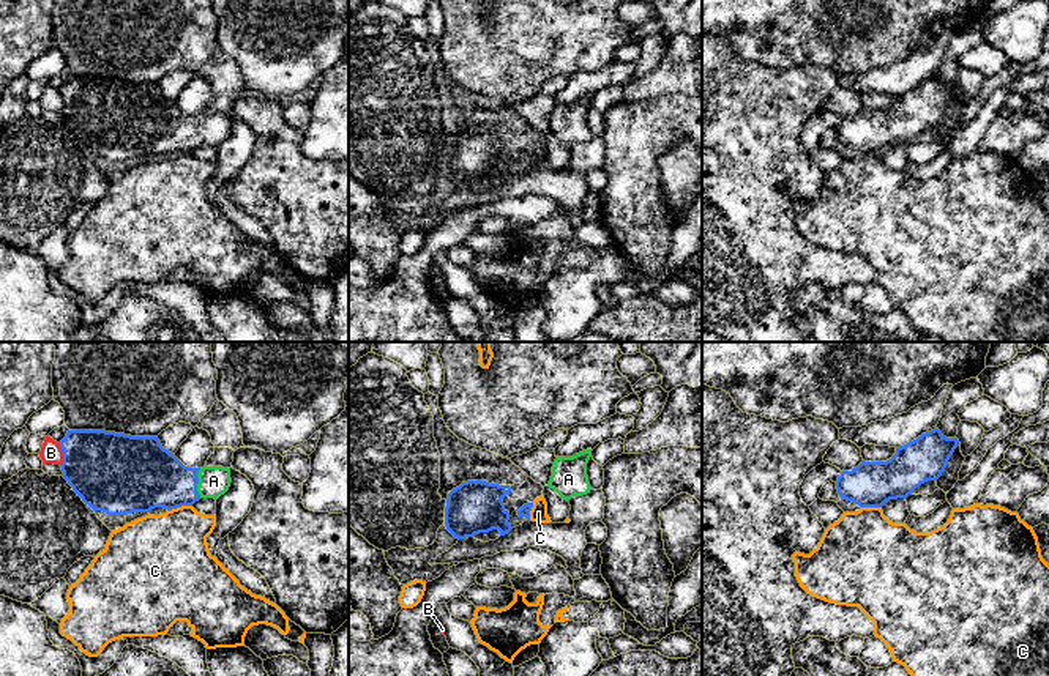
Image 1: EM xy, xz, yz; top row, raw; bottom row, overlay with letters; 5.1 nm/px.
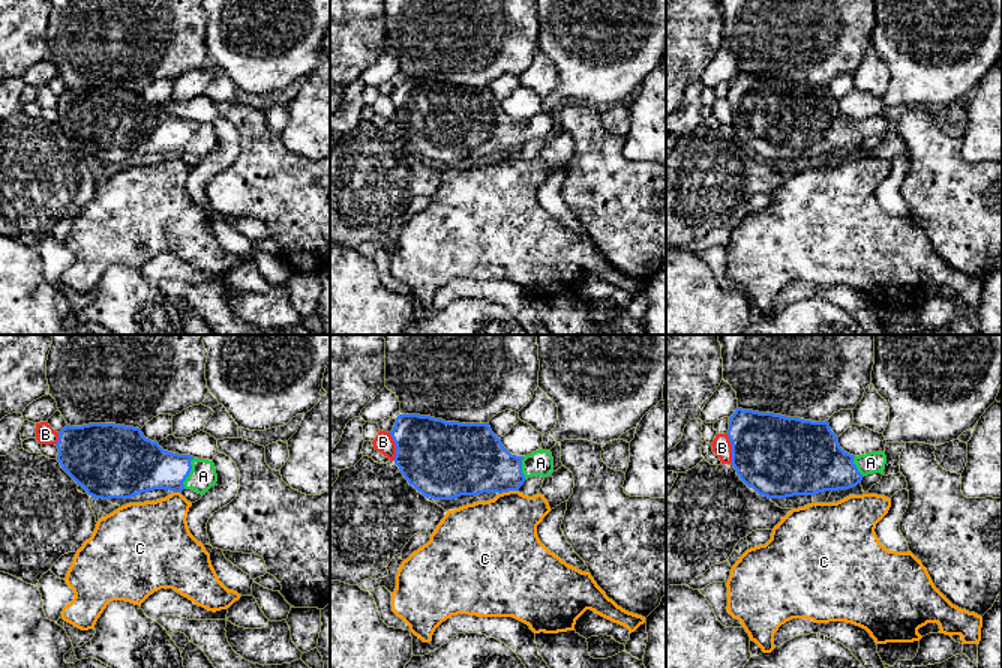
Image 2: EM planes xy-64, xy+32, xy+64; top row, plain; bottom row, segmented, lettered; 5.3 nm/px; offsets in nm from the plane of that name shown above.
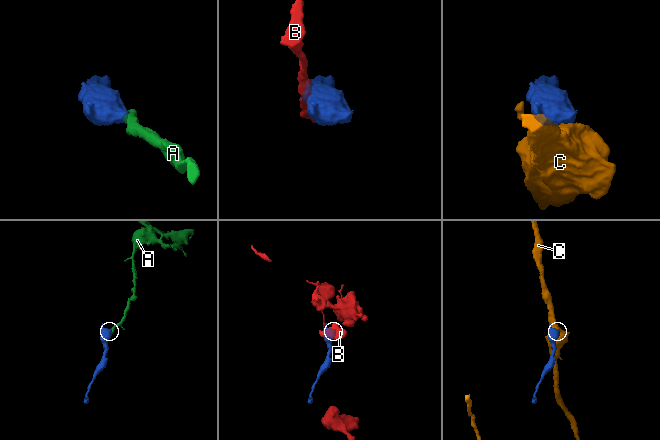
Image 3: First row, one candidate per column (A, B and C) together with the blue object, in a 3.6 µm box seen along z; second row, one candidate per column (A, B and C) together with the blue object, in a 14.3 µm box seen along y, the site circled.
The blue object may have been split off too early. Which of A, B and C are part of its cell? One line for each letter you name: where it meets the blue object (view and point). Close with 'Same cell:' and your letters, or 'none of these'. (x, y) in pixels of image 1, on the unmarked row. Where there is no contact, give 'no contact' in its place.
A: contact xy (197, 130)
Same cell: A

